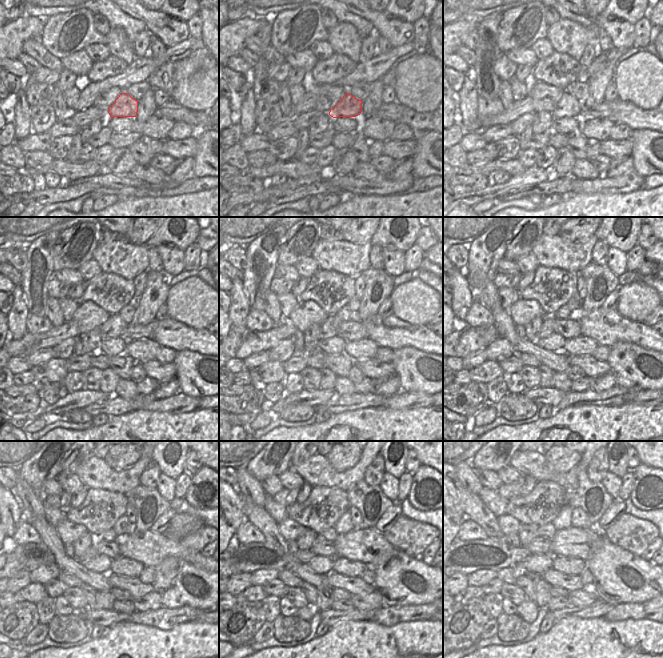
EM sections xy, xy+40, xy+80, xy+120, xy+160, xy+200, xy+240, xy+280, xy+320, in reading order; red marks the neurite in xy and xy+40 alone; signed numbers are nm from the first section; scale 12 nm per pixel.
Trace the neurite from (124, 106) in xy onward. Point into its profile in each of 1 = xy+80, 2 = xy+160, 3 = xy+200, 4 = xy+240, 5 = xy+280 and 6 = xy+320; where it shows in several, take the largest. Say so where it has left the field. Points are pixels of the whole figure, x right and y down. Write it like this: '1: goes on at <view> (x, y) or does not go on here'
1: goes on at xy+80 (568, 106)
2: goes on at xy+160 (329, 328)
3: goes on at xy+200 (547, 330)
4: goes on at xy+240 (92, 552)
5: goes on at xy+280 (246, 558)
6: goes on at xy+320 (465, 557)

